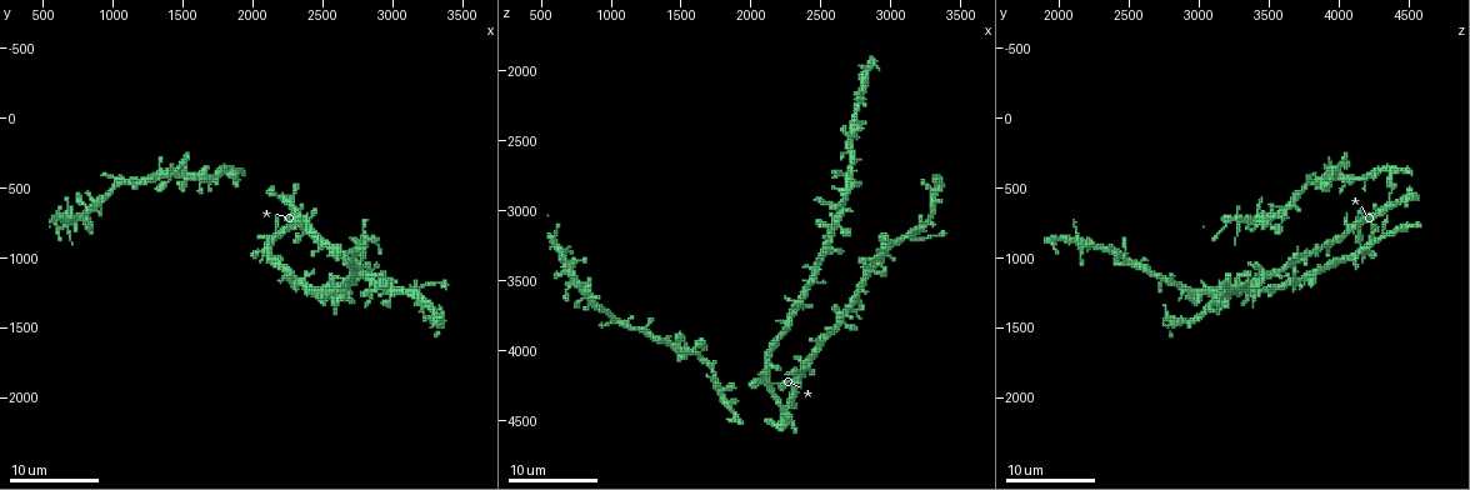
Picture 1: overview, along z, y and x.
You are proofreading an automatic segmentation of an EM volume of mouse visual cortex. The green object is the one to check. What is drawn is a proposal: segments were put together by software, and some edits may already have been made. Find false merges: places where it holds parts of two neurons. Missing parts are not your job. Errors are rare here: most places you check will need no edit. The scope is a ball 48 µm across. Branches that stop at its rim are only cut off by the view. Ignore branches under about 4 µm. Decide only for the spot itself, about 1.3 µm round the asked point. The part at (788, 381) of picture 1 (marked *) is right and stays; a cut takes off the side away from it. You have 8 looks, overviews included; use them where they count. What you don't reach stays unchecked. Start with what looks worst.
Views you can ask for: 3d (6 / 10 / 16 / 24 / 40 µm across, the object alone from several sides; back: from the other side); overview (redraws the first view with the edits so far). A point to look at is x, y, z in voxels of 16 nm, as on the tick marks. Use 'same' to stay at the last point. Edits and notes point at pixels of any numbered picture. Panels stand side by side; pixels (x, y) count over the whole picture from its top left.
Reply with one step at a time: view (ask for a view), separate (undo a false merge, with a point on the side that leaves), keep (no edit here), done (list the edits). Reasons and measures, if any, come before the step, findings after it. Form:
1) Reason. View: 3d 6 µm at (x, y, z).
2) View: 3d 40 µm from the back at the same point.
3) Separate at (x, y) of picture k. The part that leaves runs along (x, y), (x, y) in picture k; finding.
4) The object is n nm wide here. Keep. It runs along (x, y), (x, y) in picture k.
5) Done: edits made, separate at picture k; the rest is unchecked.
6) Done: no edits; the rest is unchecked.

Thin arm on a thick one. View: 3d 16 µm at (3140, 1240, 3180).

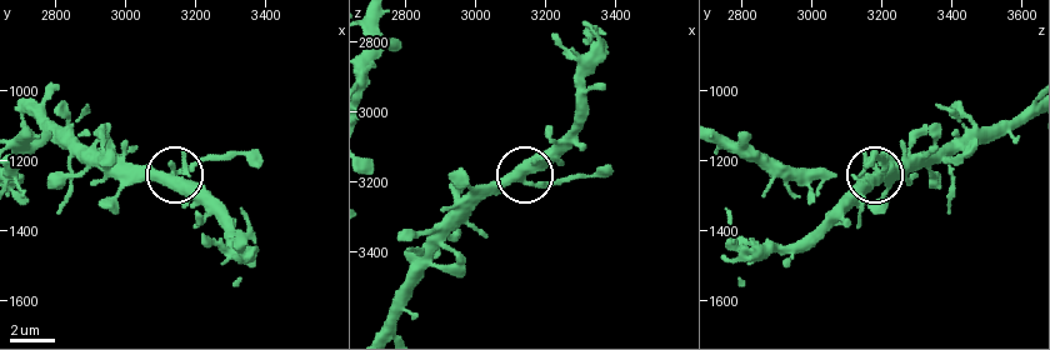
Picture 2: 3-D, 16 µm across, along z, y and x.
View: 3d 16 µm from the back at (3150, 1240, 3180).

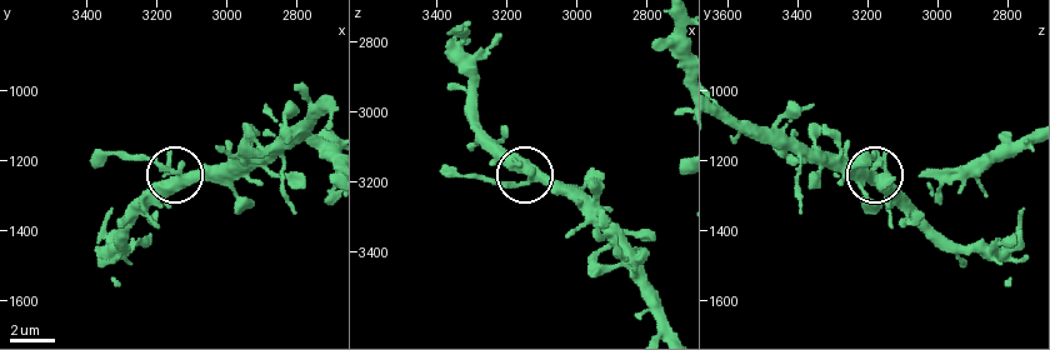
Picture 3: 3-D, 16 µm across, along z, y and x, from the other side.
Separate at (150, 158) of picture 3. The part that leaves runs along (175, 175), (149, 160), (115, 153), (95, 168) in picture 3; two neurons meet here.

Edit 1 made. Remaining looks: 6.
Four or more arms meet. View: 3d 16 µm at (2140, 880, 4240).

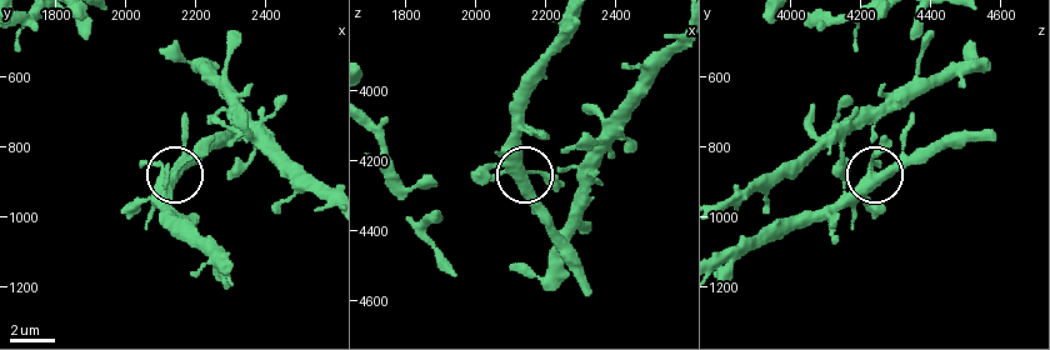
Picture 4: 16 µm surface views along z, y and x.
The object is 400 nm wide here. Keep. It runs along (565, 169), (556, 184), (523, 179), (554, 228) in picture 4; all the same neuron.

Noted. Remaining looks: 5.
Sudden change in width. View: 3d 10 µm at (2320, 680, 4300).

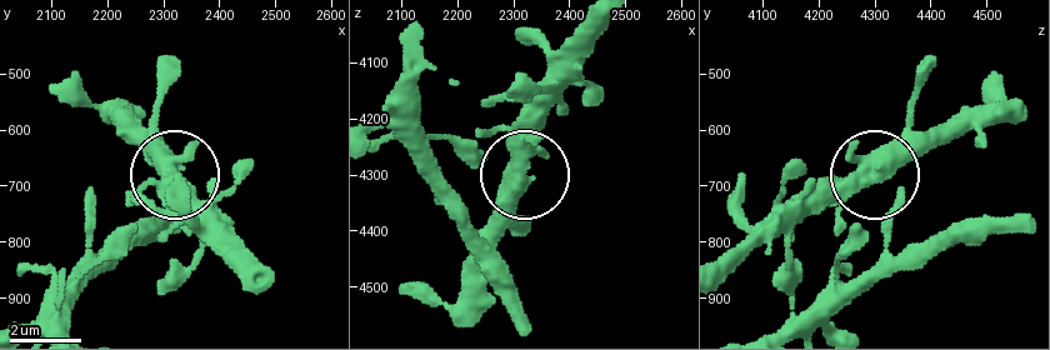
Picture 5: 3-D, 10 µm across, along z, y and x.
The object is 450 nm wide here. Keep. Continuous, no second neuron.

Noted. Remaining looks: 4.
Thin arm on a thick one. View: 3d 10 µm at (2620, 1260, 2940).

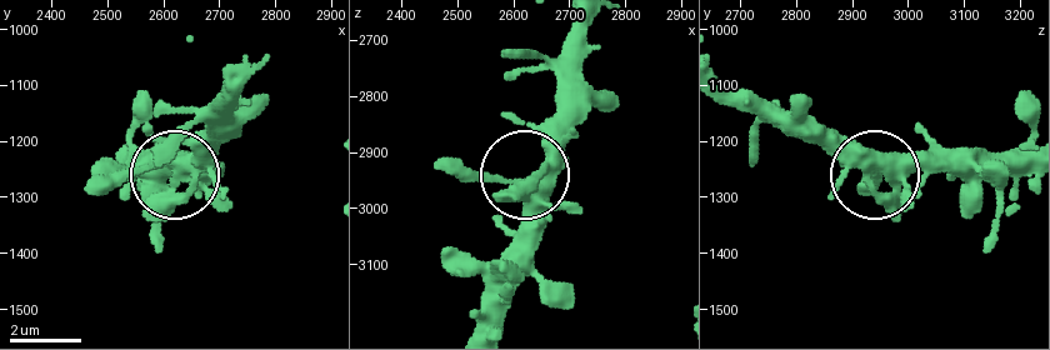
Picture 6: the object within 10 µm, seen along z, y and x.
Keep. One neuron here.

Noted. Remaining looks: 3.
Done: edits made, separate at picture 3; the rest is unchecked.

